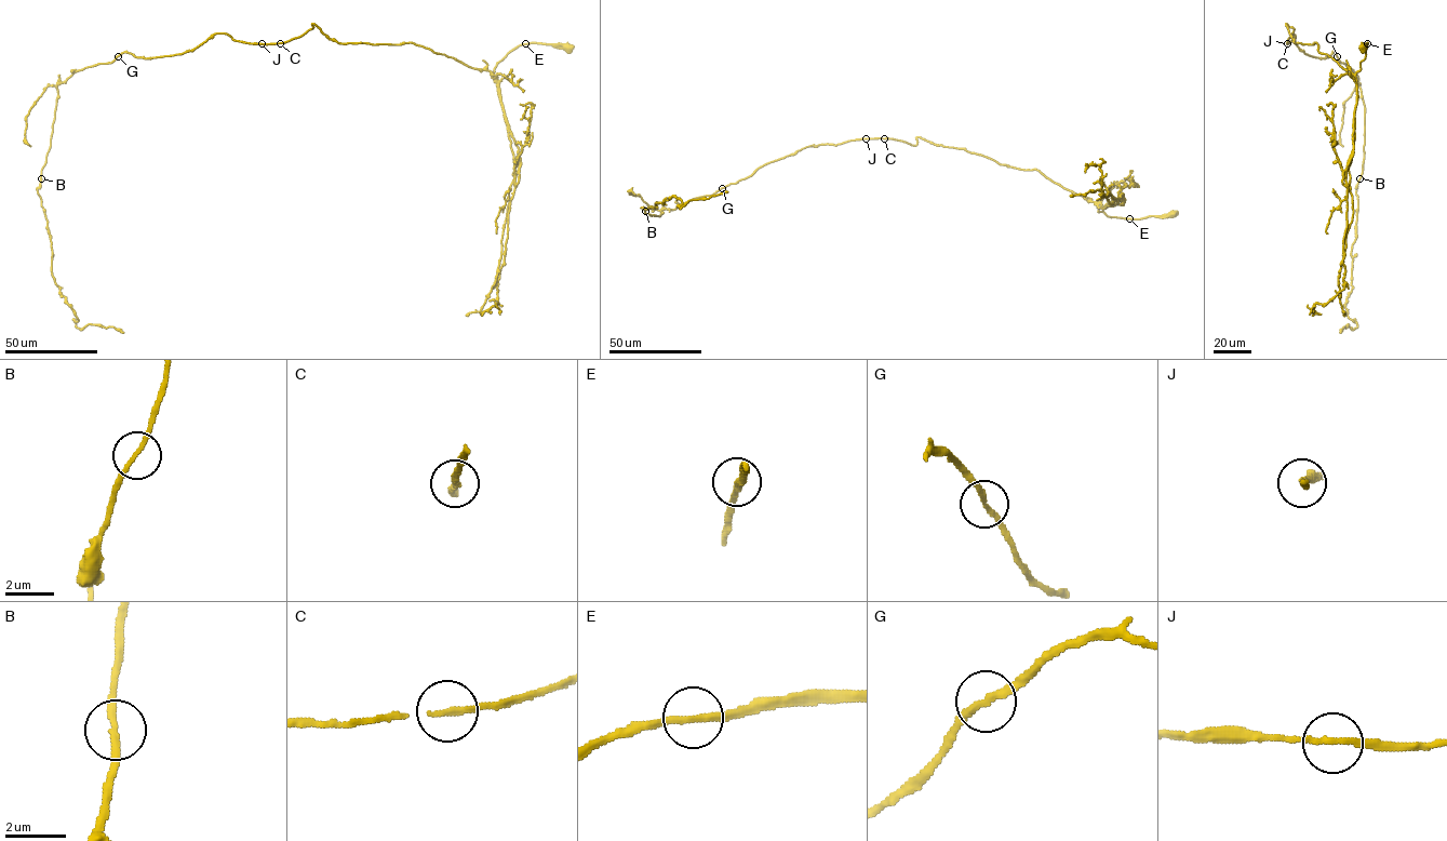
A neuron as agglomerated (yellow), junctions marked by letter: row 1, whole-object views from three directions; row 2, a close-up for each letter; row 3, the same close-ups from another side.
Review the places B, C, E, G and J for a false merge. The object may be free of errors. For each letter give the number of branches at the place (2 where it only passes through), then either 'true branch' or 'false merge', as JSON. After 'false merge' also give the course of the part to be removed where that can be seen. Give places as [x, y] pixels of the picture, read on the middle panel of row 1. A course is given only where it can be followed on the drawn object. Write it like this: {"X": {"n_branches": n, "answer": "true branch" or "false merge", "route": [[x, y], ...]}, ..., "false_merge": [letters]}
{"B": {"n_branches": 2, "answer": "true branch"}, "C": {"n_branches": 2, "answer": "true branch"}, "E": {"n_branches": 2, "answer": "true branch"}, "G": {"n_branches": 2, "answer": "true branch"}, "J": {"n_branches": 2, "answer": "true branch"}, "false_merge": []}

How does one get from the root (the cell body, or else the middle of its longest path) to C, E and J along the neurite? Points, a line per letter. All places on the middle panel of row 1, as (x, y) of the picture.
C: (1171, 213), (1109, 216), (1098, 212), (1100, 202), (1037, 170), (999, 164), (919, 136), (915, 145), (884, 138)
E: (1171, 213), (1129, 218)
J: (1171, 213), (1109, 216), (1098, 212), (1100, 202), (1035, 170), (999, 164), (919, 136), (915, 145), (866, 138)

